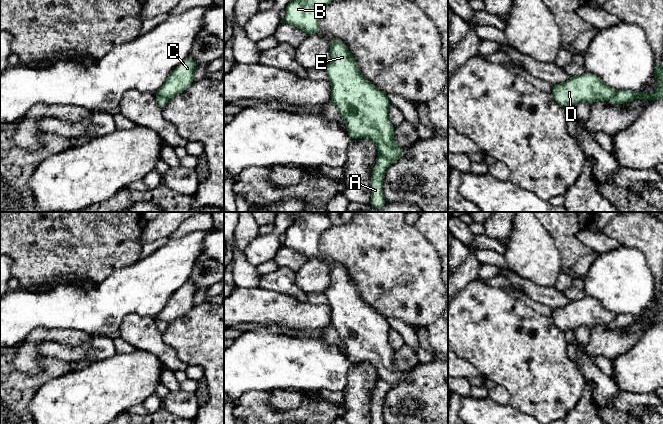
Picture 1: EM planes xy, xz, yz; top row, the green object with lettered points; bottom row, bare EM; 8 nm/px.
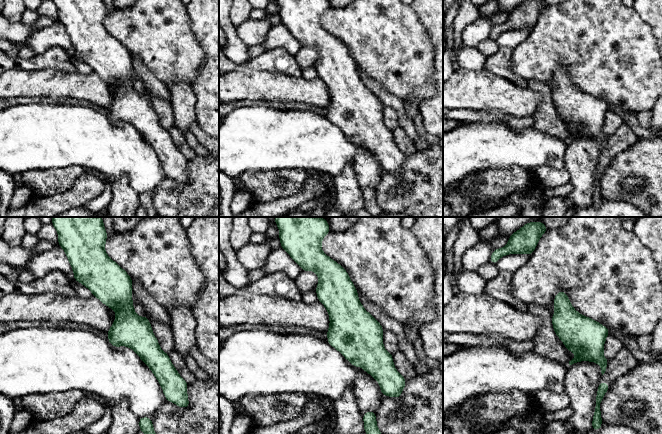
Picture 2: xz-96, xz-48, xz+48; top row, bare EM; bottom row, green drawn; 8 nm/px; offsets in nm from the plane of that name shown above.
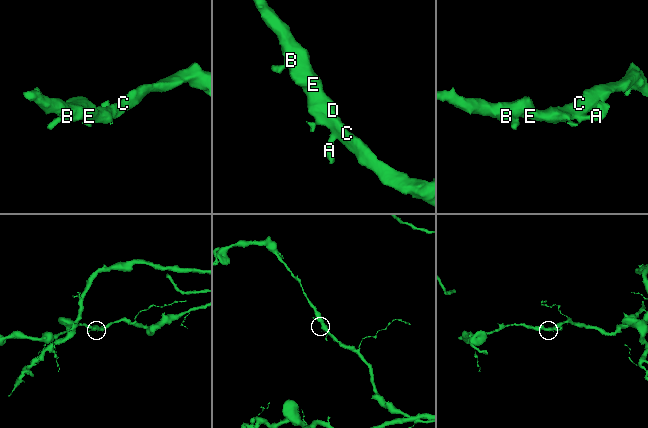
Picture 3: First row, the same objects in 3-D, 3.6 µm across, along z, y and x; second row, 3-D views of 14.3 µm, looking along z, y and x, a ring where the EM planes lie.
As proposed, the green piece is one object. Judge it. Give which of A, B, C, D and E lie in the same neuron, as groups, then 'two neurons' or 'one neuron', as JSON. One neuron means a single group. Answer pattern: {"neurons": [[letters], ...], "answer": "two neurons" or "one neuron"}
{"neurons": [["A"], ["B", "C", "D", "E"]], "answer": "two neurons"}

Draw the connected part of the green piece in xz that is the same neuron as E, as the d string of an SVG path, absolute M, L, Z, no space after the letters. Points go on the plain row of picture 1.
M332 262L330 278L325 295L331 308L331 324L346 346L348 359L371 364L379 379L396 387L404 371L394 364L395 351L388 342L391 327L386 317L362 300L345 266Z

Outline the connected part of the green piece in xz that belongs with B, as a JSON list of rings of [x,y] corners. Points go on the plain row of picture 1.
[[[288,212],[293,223],[285,232],[286,240],[280,247],[302,253],[307,260],[321,255],[320,243],[325,230],[333,224],[326,214],[314,212]]]

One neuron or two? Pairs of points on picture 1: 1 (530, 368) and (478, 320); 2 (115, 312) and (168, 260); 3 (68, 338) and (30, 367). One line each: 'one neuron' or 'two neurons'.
1: one neuron
2: one neuron
3: one neuron

